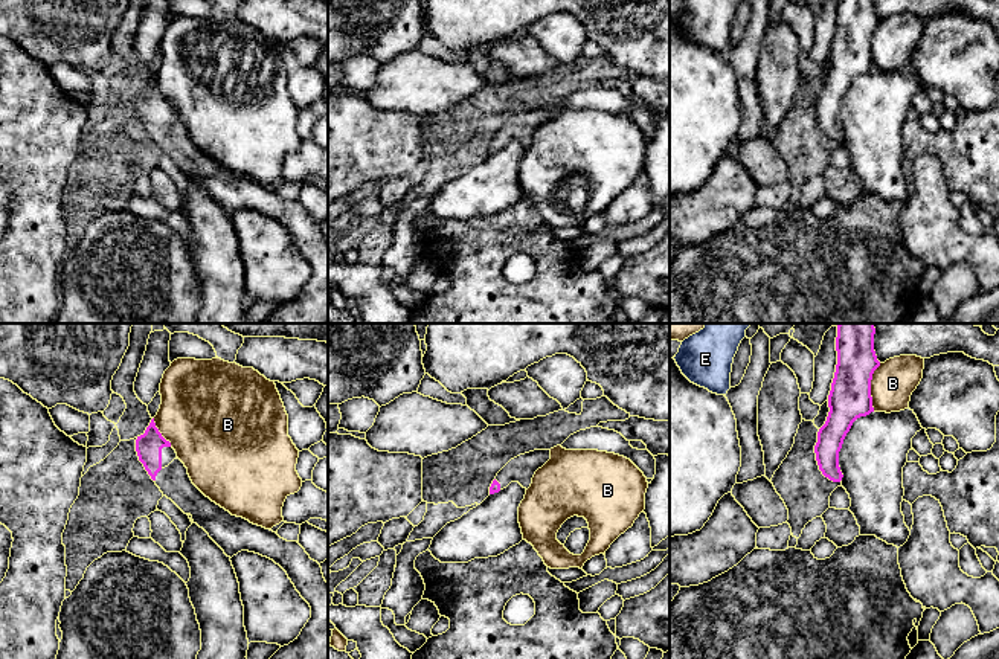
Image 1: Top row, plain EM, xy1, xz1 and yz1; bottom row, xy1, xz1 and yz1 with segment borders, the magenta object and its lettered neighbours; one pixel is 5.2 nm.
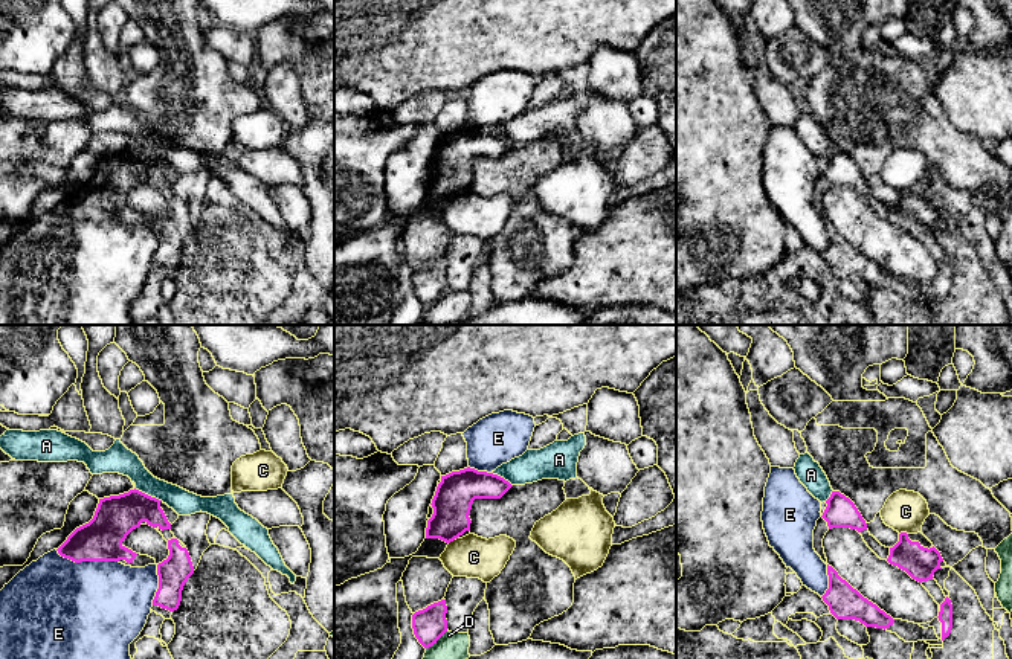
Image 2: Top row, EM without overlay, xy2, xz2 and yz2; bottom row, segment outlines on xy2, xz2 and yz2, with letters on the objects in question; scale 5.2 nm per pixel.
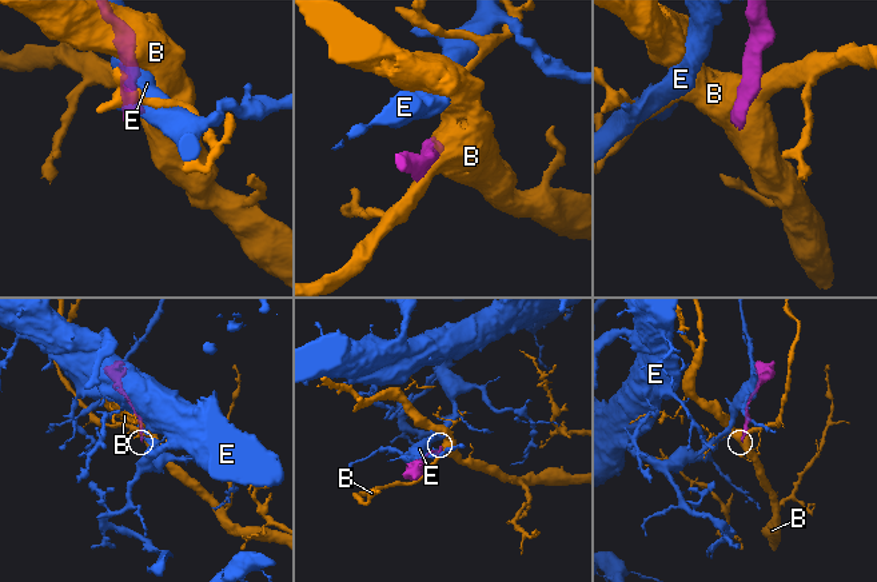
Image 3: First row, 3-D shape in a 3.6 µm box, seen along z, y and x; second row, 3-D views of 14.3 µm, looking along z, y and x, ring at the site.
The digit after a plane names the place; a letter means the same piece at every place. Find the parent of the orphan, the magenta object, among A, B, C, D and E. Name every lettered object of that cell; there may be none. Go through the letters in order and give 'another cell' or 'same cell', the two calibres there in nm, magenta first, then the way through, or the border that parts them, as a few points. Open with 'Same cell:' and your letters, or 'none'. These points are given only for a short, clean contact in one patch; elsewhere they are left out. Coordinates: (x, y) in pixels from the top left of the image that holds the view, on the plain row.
Same cell: none
A: another cell | 220/150 nm | along xy2 (135, 147), (162, 159)
B: another cell | 220/220 nm
C: another cell | 170/220 nm | along yz2 (907, 191), (899, 192)
D: another cell | 180/160 nm | along xz2 (447, 289), (426, 307)
E: another cell | 220/500 nm

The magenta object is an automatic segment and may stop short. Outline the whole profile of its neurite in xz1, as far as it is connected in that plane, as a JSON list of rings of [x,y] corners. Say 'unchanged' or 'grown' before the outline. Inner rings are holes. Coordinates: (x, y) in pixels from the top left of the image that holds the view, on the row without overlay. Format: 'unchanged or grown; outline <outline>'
grown; outline [[[534,108],[511,117],[496,134],[490,145],[490,153],[499,151],[511,140],[519,140],[529,146],[532,136],[551,117],[551,108]]]

